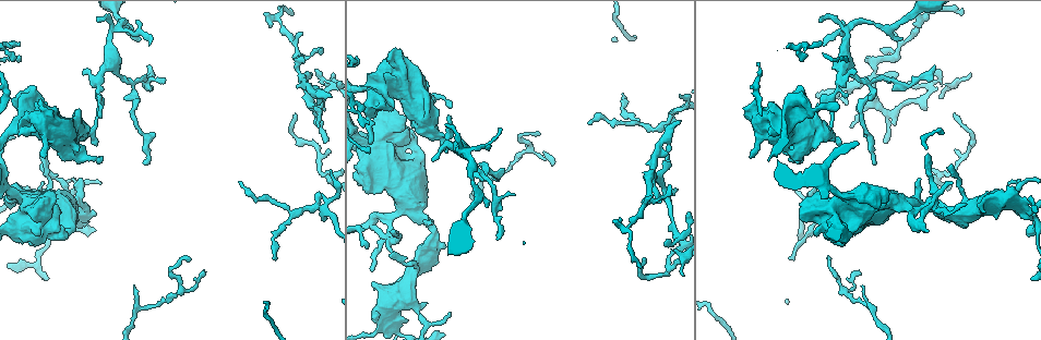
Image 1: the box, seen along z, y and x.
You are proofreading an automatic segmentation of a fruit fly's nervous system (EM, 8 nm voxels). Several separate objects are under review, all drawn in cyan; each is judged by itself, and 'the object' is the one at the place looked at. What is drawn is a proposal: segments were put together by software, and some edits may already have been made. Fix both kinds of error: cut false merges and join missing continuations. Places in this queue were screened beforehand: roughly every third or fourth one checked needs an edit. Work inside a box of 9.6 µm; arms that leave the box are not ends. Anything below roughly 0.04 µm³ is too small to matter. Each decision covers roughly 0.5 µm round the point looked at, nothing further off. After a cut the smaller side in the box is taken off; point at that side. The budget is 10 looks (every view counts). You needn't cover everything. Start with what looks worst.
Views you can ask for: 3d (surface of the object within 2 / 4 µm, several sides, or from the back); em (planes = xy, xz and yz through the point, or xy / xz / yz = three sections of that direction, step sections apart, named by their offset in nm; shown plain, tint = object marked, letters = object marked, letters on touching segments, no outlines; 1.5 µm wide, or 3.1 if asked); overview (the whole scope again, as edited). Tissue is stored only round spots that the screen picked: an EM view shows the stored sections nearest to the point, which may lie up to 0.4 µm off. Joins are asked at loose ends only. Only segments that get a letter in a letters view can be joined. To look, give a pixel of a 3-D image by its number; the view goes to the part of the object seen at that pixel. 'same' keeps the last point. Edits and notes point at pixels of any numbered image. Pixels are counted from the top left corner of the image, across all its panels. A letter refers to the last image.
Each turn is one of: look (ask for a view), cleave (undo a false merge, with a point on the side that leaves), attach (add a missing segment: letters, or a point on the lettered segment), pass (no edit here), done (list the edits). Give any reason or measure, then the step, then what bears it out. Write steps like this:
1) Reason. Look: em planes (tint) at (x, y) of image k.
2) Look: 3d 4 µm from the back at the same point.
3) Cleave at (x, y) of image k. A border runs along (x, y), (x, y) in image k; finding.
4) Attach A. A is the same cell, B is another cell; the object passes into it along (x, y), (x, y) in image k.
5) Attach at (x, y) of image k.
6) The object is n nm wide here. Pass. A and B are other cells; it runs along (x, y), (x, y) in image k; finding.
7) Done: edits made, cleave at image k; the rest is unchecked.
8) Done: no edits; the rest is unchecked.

Thin end. Look: em planes (letters) at (935, 66) of image 1.

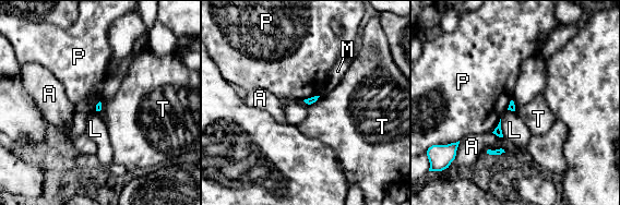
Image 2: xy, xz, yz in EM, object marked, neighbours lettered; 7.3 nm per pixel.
Pass. A, L, M, P and T are other cells; no lettered segment goes on from it.

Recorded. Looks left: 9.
Branch stops here. Look: 3d 4 µm at (326, 142) of image 1.

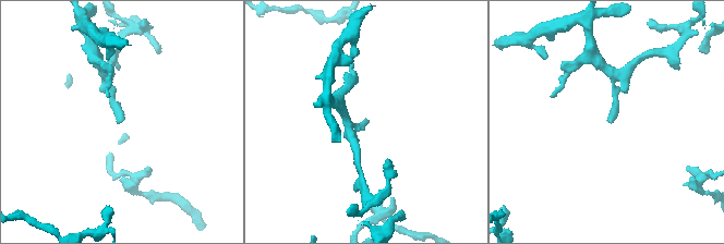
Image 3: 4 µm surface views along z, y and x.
Look: em planes (letters) at (610, 120) of image 3.

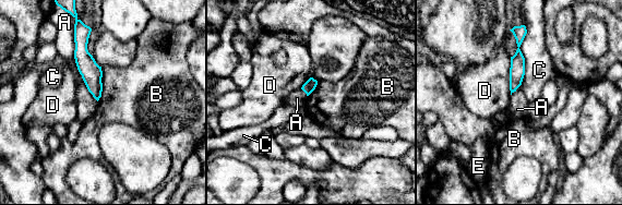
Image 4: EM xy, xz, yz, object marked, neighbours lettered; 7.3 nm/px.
Pass. A, B, C, D and E are other cells; it runs along (85, 38), (83, 59), (97, 95) in image 4; no lettered segment goes on from it.

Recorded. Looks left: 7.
Tapers out. Look: em planes (letters) at (856, 69) of image 1.

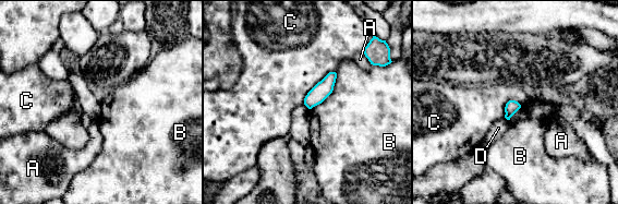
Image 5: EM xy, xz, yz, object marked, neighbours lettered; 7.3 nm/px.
Pass. A, B, C and D are other cells; a border runs along (335, 71), (303, 104) in image 5; no lettered segment goes on from it.

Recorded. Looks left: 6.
An open end. Look: 3d 2 µm at (44, 156) of image 1.

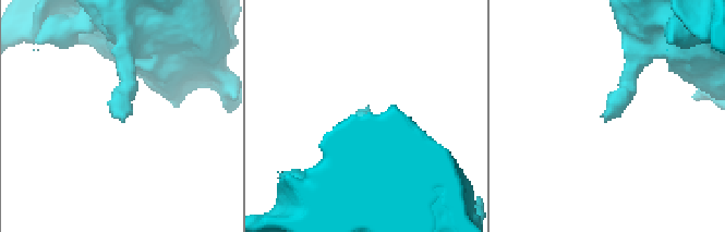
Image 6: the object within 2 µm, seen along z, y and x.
Shape alone is not enough. Look: em yz step 8 (letters) at (364, 110) of image 6.

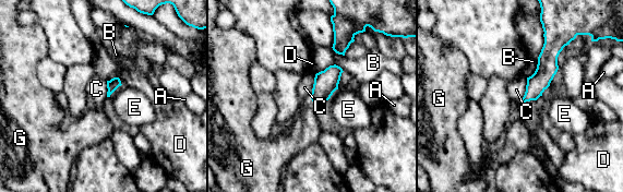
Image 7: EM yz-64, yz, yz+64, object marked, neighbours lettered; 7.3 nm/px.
Cut it another way. Look: em xz step 4 (letters) at the same point.

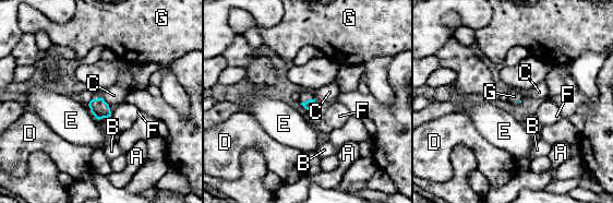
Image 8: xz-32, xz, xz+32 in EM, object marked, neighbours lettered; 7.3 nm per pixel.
Attach G. G is the same cell, A, B, C, D, E and F are other cells; it goes on there.

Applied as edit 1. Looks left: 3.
Done: edits made, attach at image 8; the rest is unchecked.

